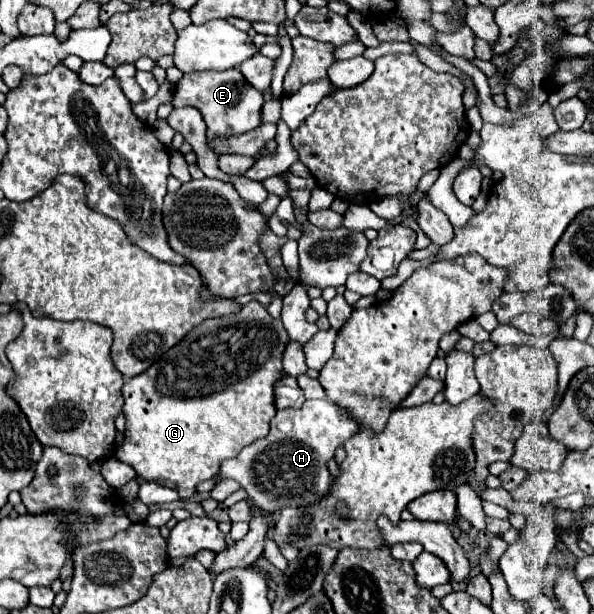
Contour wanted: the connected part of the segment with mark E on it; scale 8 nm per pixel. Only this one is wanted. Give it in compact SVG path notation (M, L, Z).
M227 69L227 71L193 71L185 73L179 83L175 85L175 97L173 107L197 107L207 123L207 139L219 137L219 135L235 135L255 129L261 121L261 105L263 95L261 91L255 91L239 69Z

